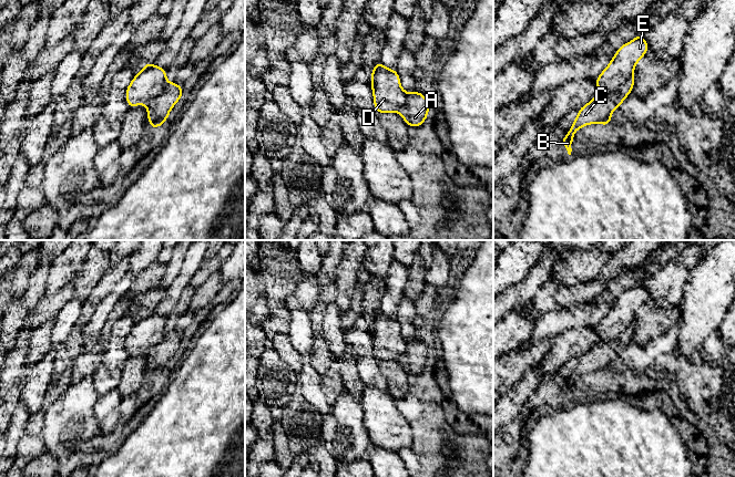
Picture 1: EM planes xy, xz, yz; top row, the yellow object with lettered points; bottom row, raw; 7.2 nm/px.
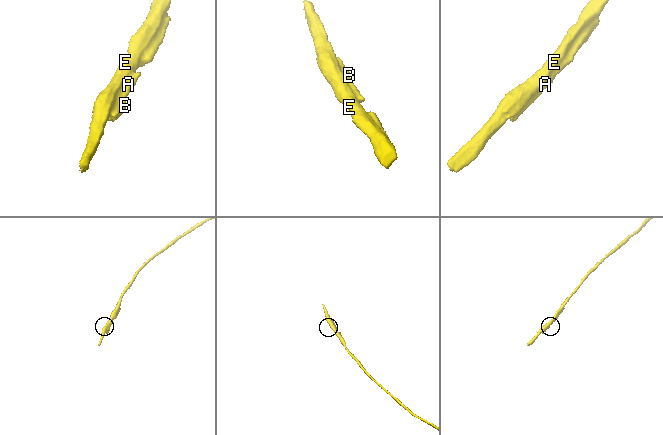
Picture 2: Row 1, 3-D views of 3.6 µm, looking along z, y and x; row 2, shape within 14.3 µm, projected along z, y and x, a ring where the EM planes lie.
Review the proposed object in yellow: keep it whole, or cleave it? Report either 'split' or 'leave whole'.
split

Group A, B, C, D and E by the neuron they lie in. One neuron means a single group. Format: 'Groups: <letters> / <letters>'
Groups: A B C / D E

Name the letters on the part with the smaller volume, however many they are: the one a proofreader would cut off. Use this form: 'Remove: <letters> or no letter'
Remove: A, B, C

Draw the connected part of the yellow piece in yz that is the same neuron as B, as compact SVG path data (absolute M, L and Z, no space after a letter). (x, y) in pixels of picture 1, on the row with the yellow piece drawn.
M633 73L617 91L611 92L608 95L596 94L589 103L580 107L572 126L563 138L563 144L569 155L571 155L572 152L571 145L574 141L576 131L591 124L602 124L604 126L611 124L613 111L622 106L623 101L632 92L634 82L635 74Z

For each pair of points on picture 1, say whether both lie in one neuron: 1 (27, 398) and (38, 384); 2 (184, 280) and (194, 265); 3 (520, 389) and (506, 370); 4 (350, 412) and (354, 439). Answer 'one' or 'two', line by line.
1: one
2: one
3: two
4: one

